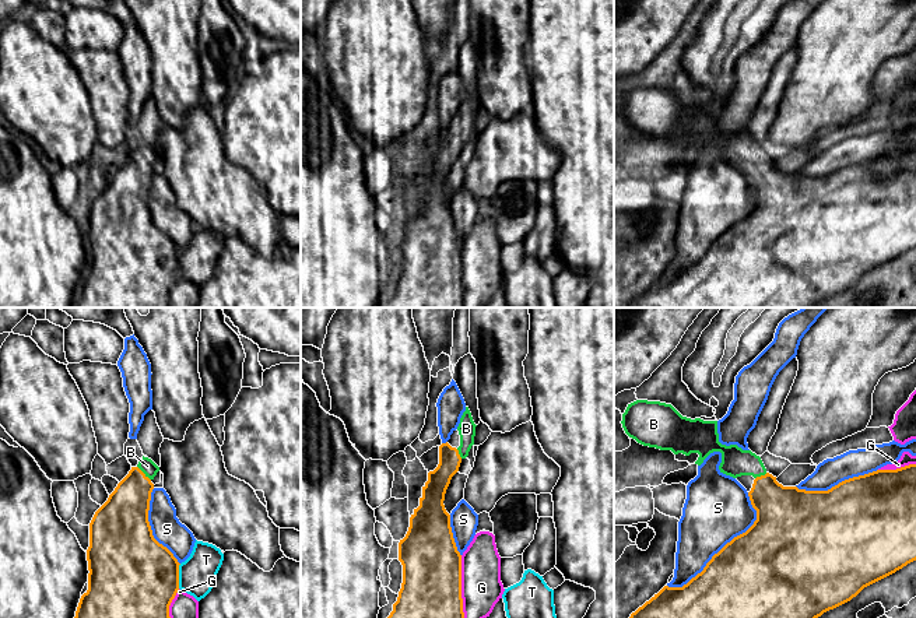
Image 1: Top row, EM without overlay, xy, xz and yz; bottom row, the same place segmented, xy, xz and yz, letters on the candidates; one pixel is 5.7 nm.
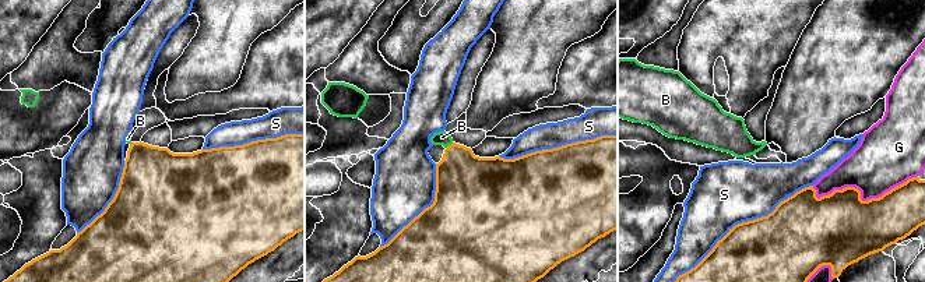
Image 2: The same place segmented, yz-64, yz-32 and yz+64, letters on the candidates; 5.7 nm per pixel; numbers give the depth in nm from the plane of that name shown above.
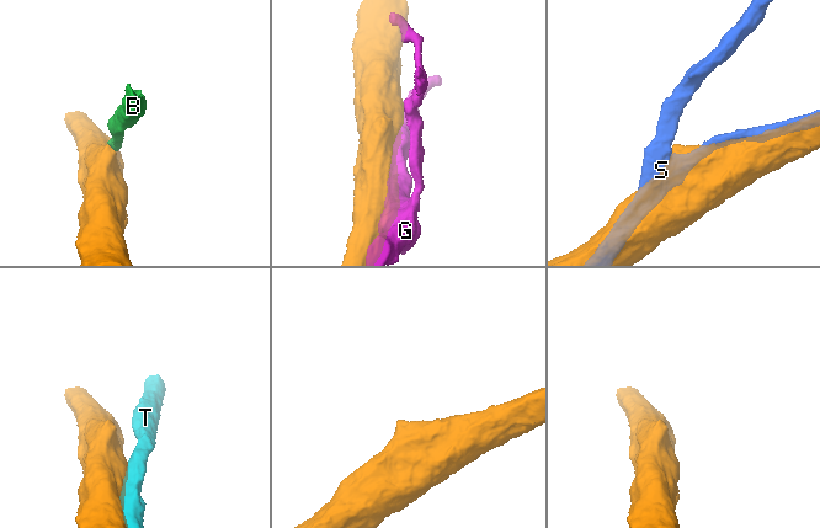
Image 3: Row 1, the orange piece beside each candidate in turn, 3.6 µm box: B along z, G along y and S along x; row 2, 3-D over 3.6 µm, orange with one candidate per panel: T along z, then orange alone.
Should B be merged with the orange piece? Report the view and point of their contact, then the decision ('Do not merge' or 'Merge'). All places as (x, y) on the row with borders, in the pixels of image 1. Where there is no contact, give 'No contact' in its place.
Touches orange at xy (143, 473). Merge

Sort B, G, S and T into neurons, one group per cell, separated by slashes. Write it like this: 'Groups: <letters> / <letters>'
Groups: B / G / S / T

